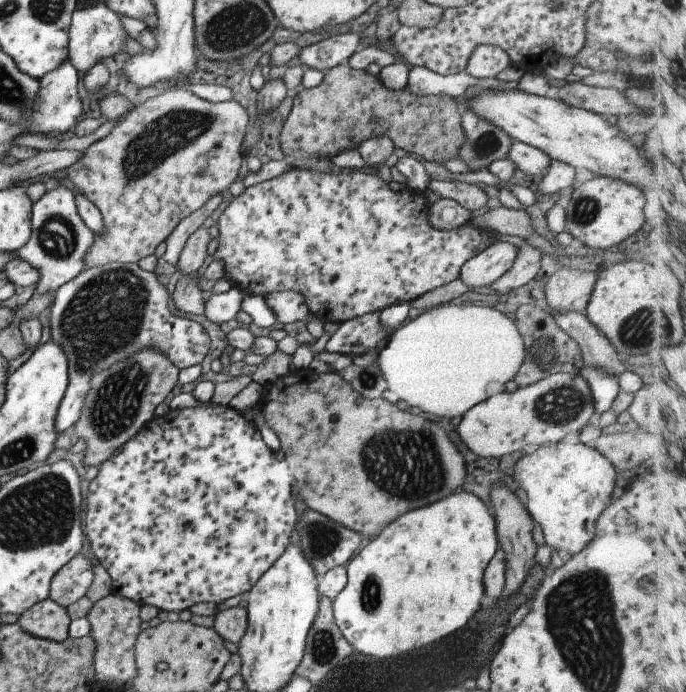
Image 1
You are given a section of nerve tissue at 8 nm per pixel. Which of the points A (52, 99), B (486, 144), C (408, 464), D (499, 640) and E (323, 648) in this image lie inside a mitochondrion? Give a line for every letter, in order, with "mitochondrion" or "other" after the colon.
A: mitochondrion
B: mitochondrion
C: mitochondrion
D: other
E: mitochondrion

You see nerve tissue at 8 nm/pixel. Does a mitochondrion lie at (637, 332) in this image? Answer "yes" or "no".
yes

